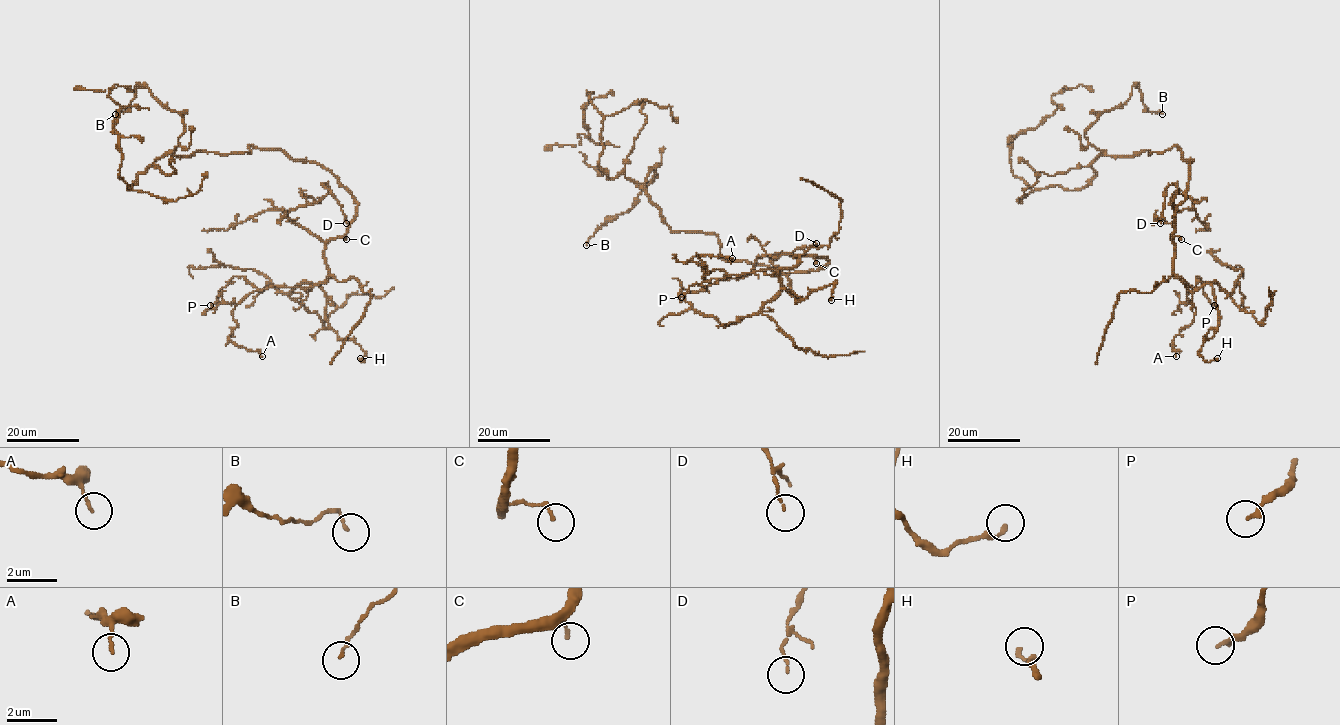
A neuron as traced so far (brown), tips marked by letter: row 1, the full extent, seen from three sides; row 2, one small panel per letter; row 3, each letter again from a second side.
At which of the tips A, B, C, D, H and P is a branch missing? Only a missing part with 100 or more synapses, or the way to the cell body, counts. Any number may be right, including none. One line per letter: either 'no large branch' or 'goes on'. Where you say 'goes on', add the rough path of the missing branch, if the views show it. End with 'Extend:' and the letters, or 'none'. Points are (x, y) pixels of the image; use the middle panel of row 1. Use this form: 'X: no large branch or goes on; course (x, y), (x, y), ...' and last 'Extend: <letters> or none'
A: no large branch
B: no large branch
C: no large branch
D: no large branch
H: no large branch
P: no large branch
Extend: none

